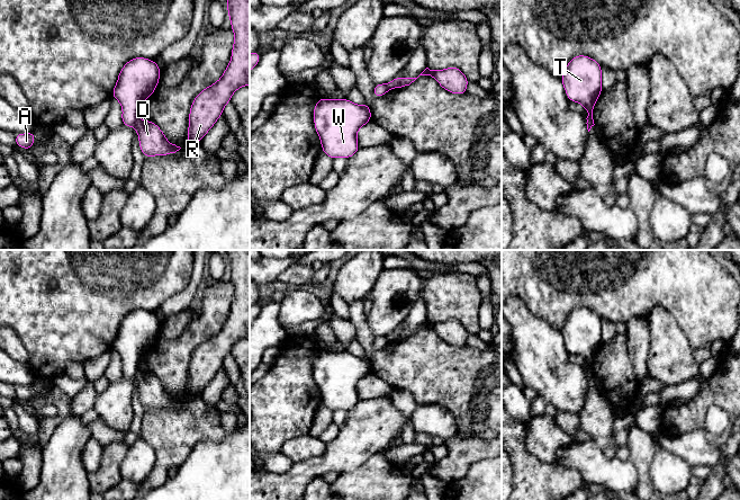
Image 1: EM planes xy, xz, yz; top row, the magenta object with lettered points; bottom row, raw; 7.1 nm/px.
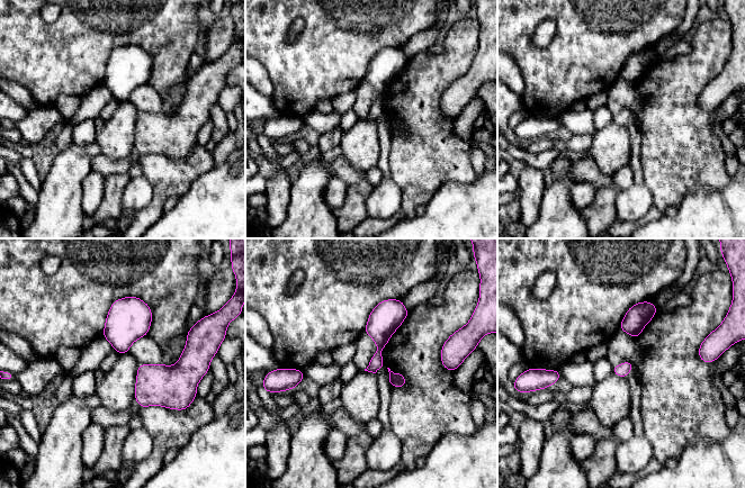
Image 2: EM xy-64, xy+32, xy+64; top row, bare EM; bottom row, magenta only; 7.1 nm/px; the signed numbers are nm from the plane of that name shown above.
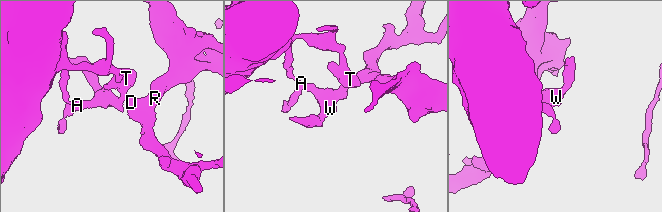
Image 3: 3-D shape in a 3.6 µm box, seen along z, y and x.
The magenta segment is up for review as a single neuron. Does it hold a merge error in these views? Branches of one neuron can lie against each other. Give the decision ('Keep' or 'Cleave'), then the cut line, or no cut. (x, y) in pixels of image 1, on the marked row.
Cleave. Split along xy (138, 119), (134, 126)

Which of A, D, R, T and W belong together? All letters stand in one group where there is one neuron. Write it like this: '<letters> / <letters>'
A T W / D R

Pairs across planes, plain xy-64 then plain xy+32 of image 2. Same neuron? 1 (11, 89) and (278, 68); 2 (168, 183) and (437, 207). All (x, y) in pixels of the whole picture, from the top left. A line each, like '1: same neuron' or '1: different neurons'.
1: different neurons
2: different neurons

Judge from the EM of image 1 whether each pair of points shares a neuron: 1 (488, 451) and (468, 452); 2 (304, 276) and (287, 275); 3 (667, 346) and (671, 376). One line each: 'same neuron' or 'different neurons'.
1: same neuron
2: same neuron
3: same neuron

